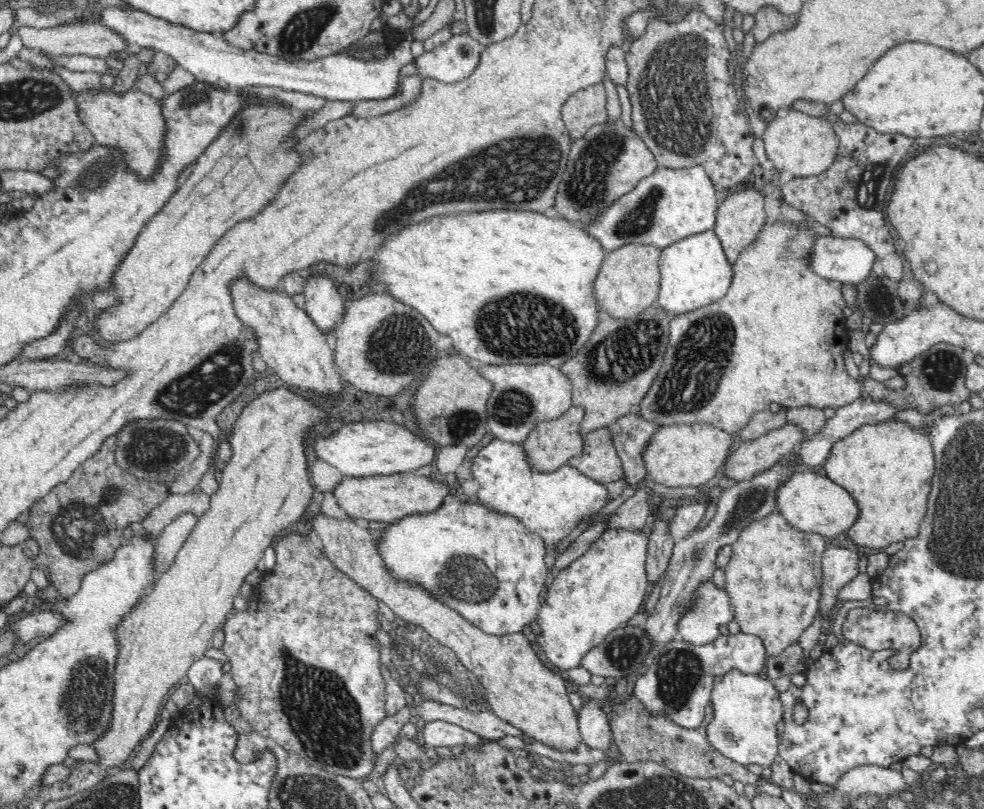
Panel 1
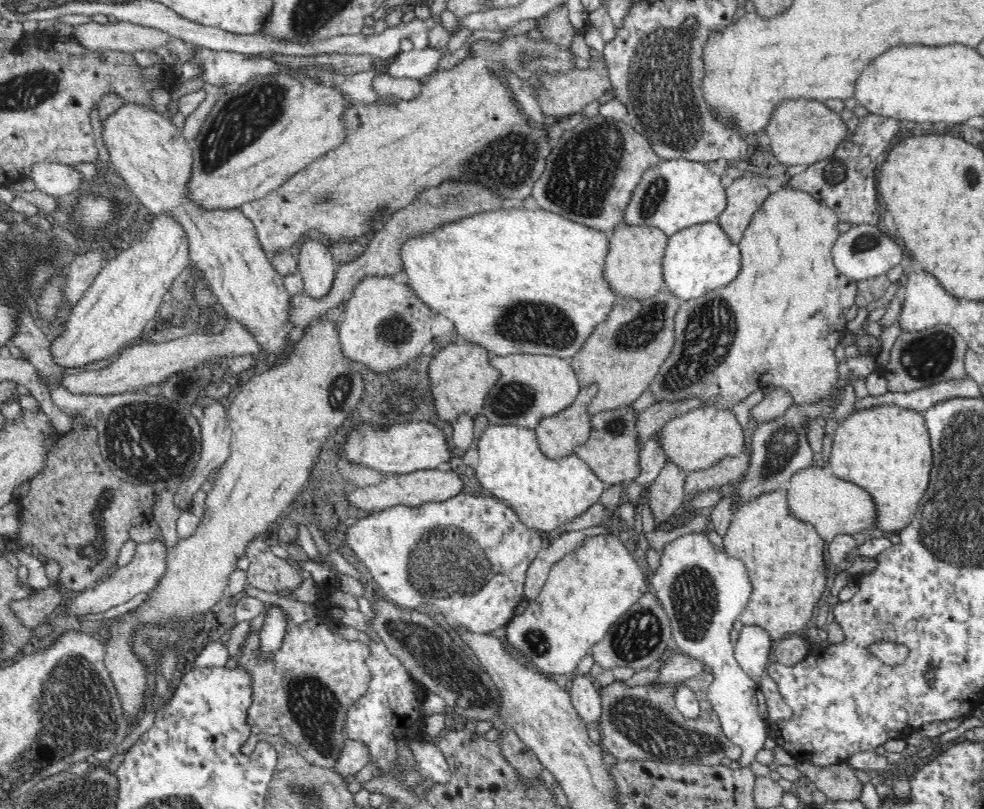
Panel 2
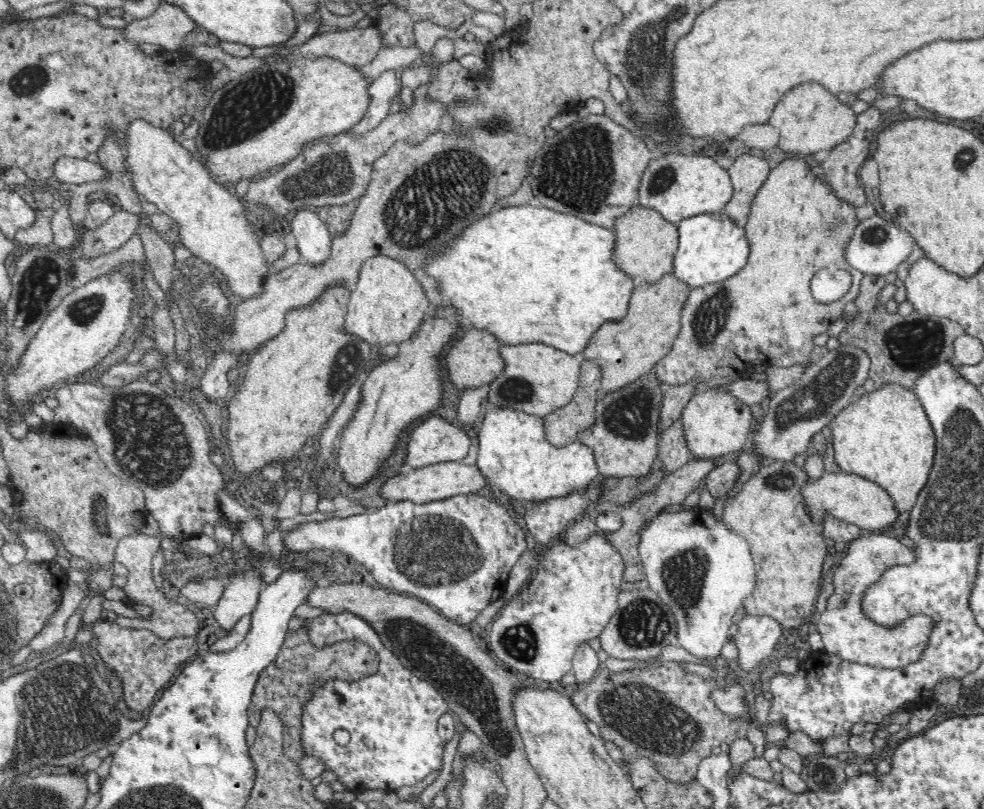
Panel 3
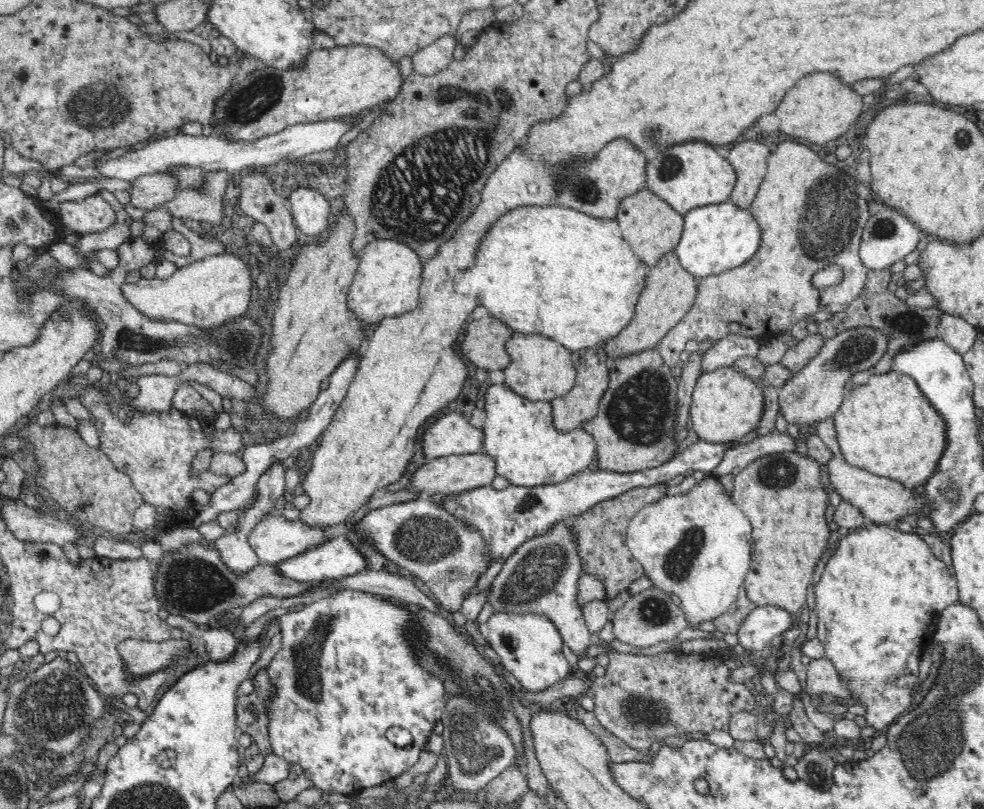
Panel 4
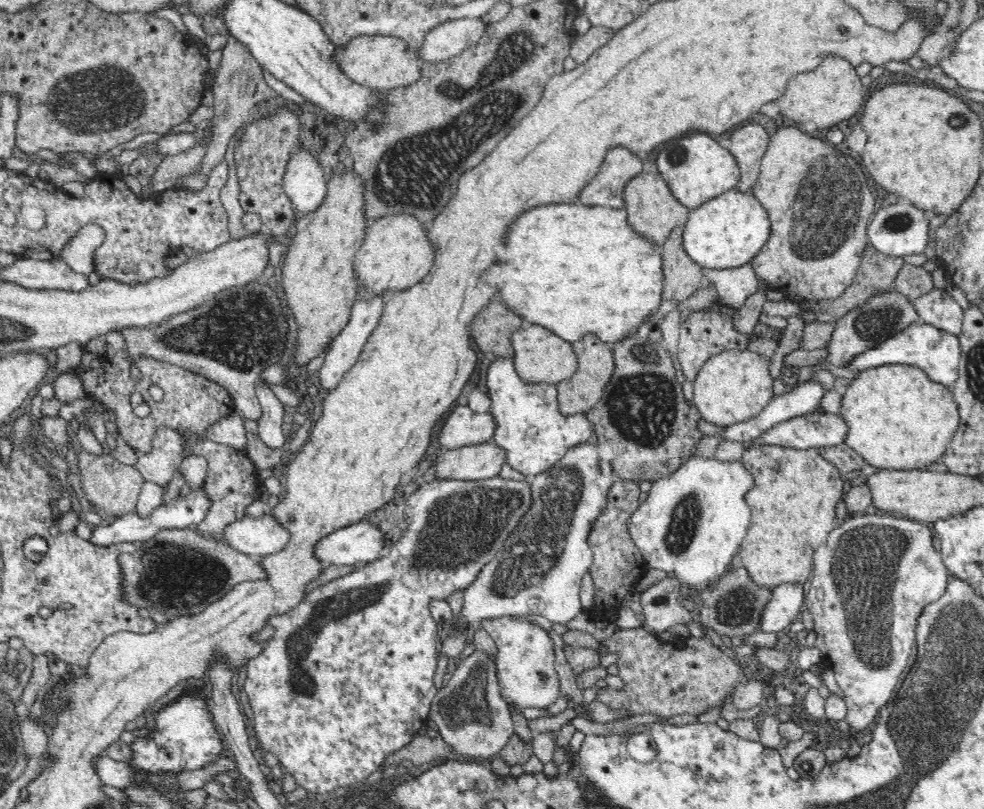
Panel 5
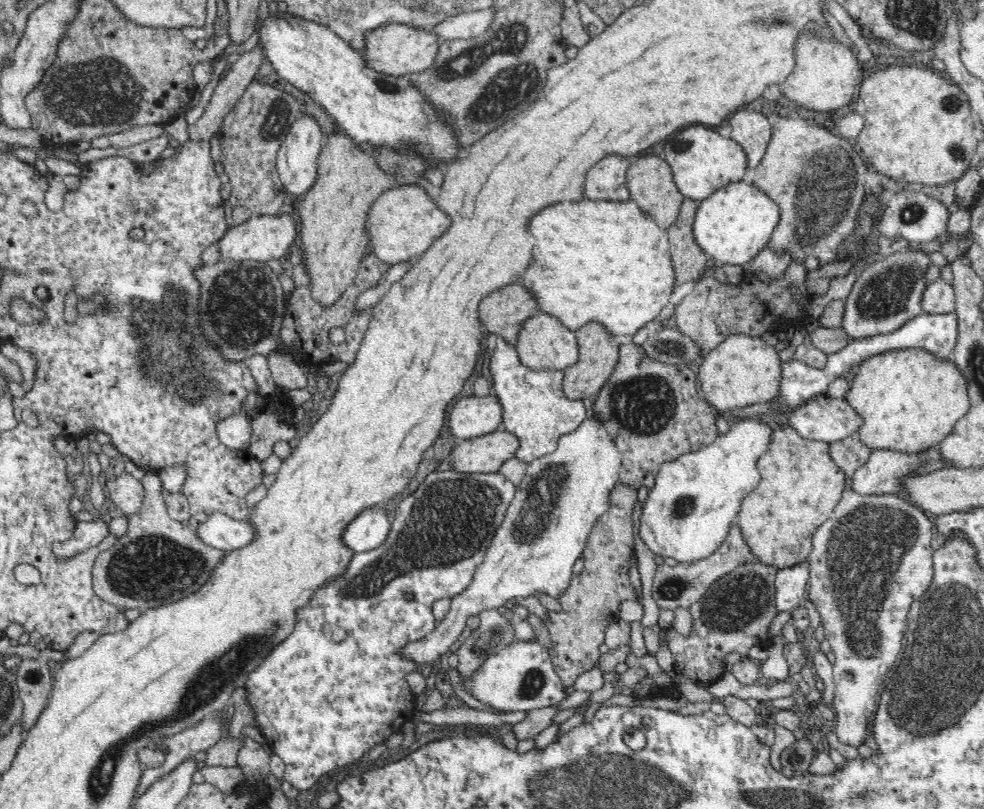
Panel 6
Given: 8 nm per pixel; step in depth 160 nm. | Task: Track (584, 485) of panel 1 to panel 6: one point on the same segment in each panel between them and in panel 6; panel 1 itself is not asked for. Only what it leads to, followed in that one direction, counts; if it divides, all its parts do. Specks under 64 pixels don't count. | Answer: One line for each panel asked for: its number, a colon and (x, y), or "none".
2: (545, 493)
3: (515, 456)
4: (519, 434)
5: (529, 426)
6: (535, 410)

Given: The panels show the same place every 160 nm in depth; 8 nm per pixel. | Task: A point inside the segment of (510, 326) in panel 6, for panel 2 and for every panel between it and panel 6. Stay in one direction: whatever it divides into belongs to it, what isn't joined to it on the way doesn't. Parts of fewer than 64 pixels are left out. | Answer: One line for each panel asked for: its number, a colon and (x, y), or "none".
2: (460, 374)
3: (475, 360)
4: (484, 342)
5: (492, 327)

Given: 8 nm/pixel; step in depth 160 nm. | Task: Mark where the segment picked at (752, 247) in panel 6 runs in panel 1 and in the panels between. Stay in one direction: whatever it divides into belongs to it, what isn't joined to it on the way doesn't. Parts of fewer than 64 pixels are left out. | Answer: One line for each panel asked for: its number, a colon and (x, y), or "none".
1: (695, 272)
2: (697, 260)
3: (712, 247)
4: (716, 238)
5: (726, 232)

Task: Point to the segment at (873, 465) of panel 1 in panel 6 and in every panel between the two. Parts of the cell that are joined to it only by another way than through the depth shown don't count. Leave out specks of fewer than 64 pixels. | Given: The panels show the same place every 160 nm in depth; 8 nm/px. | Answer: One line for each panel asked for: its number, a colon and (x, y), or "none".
2: (886, 450)
3: (885, 436)
4: (887, 427)
5: (898, 419)
6: (910, 401)

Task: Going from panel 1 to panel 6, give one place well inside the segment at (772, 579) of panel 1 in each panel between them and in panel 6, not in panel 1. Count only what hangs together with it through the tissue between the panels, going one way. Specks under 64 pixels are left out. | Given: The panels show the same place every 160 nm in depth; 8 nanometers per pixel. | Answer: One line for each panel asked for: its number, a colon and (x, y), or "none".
2: (784, 557)
3: (788, 549)
4: (781, 494)
5: (793, 501)
6: (800, 485)

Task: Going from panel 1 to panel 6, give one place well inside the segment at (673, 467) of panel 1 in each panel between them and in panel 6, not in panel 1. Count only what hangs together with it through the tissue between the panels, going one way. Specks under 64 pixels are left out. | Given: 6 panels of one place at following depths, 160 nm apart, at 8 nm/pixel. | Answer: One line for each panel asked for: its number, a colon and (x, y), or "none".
2: (695, 441)
3: (715, 424)
4: (726, 405)
5: (734, 386)
6: (743, 370)

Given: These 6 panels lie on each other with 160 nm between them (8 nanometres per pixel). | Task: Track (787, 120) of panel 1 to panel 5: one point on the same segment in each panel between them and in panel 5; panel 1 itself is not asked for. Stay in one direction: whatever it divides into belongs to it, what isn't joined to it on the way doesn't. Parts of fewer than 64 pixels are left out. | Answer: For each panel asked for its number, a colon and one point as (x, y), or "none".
2: (804, 131)
3: (809, 119)
4: (821, 108)
5: (829, 96)

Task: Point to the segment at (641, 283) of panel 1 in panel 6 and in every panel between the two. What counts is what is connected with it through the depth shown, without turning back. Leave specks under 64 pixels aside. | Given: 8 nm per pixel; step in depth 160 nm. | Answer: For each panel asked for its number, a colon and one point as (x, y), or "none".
2: (633, 266)
3: (646, 243)
4: (651, 227)
5: (653, 212)
6: (649, 179)

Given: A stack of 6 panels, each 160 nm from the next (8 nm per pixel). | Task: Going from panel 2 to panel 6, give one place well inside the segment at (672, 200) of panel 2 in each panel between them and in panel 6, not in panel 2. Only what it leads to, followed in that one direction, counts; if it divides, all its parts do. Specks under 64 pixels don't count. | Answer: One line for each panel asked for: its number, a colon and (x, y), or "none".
3: (677, 185)
4: (686, 176)
5: (695, 168)
6: (701, 160)

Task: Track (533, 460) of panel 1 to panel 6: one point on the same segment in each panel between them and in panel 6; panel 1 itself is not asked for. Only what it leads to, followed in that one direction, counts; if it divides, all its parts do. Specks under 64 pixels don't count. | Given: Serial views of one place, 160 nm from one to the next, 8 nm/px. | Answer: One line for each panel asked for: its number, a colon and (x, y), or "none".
2: (558, 436)
3: (562, 427)
4: (570, 412)
5: (577, 395)
6: (598, 350)

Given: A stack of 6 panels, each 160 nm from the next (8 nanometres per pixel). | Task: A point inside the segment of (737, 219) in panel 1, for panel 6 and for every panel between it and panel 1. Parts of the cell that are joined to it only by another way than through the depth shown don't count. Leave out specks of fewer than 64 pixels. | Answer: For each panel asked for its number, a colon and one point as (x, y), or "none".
2: (745, 196)
3: (748, 172)
4: (749, 158)
5: (748, 143)
6: (750, 129)

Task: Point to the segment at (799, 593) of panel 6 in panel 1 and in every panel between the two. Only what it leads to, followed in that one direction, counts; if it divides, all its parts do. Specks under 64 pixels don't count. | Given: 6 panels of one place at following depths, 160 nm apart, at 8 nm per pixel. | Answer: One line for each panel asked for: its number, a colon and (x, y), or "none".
1: (677, 684)
2: (753, 648)
3: (757, 637)
4: (764, 624)
5: (785, 606)

